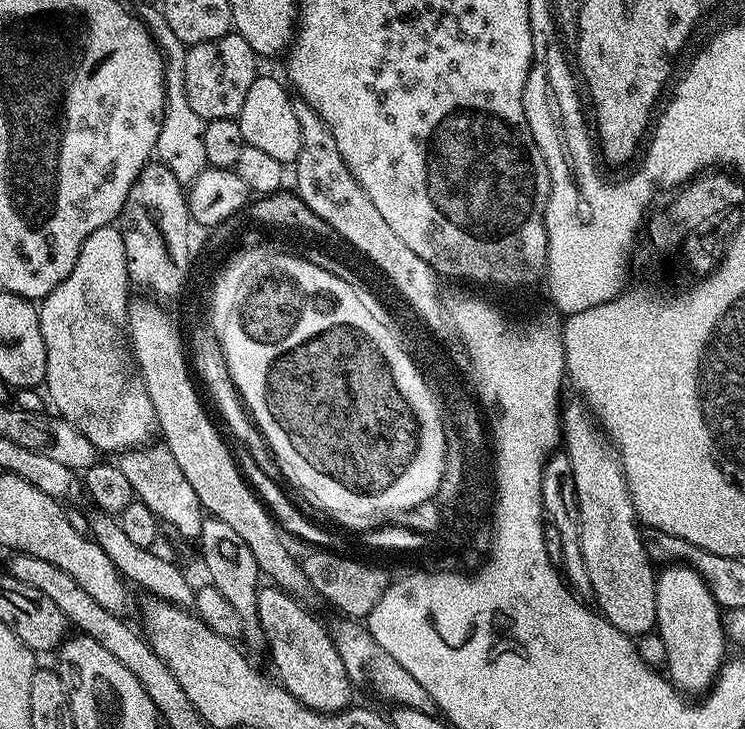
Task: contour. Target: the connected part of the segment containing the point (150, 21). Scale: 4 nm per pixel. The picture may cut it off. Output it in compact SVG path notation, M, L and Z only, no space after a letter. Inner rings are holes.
M144 4L138 9L140 21L148 27L152 33L152 39L160 45L160 51L164 53L164 89L166 98L164 100L164 121L158 134L155 155L159 163L166 165L170 174L178 178L182 186L191 185L193 180L202 174L205 168L209 167L206 158L206 142L204 141L205 121L198 114L194 114L194 109L186 98L186 58L188 48L170 30L166 22L163 11L152 4Z

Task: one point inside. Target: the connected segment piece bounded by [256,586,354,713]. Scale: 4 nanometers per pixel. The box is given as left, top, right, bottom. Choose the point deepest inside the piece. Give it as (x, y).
(304, 654)

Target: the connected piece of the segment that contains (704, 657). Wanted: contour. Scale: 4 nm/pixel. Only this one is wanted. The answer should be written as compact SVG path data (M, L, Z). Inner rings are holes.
M675 562L663 567L656 578L656 627L662 642L666 642L666 665L667 675L670 677L677 689L683 693L698 692L702 688L707 689L715 681L722 665L725 663L724 644L724 621L720 604L710 594L708 583L686 564Z

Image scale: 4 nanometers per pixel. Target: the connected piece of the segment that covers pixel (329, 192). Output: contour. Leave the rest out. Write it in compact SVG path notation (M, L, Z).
M300 98L293 99L292 105L298 114L298 122L302 130L302 150L294 165L296 195L302 198L302 202L306 202L306 206L310 206L310 210L314 210L314 214L318 214L318 218L322 218L322 222L326 222L332 227L332 231L337 237L341 236L344 244L353 244L362 254L366 254L366 258L370 258L370 262L376 264L377 268L388 277L391 287L395 291L397 288L408 299L409 306L420 315L419 319L424 324L429 321L438 322L443 318L446 308L443 303L440 304L440 292L436 289L437 273L432 271L429 264L422 262L422 258L418 258L418 254L414 254L414 250L410 250L410 246L406 246L406 242L402 242L402 238L398 238L398 234L394 234L394 230L390 230L390 226L386 226L386 218L382 218L382 214L378 214L374 202L370 202L366 190L362 190L362 186L346 166L346 162L338 150L338 142L334 142L334 134L330 134L330 130L320 120L319 114L309 110L304 100Z

